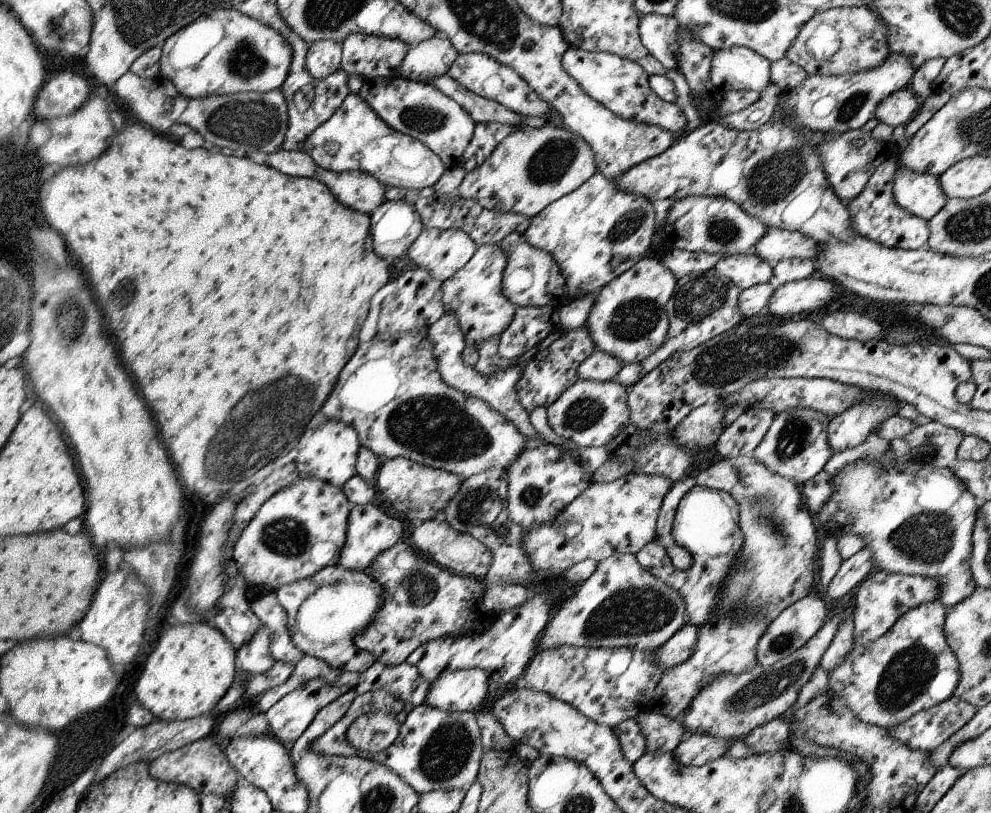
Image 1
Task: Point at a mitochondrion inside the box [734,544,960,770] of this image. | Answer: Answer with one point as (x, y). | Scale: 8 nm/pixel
(909, 673)

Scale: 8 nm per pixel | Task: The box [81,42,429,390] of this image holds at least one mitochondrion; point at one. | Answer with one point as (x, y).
(254, 123)

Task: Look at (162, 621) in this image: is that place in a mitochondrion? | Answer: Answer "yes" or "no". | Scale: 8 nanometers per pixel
no

